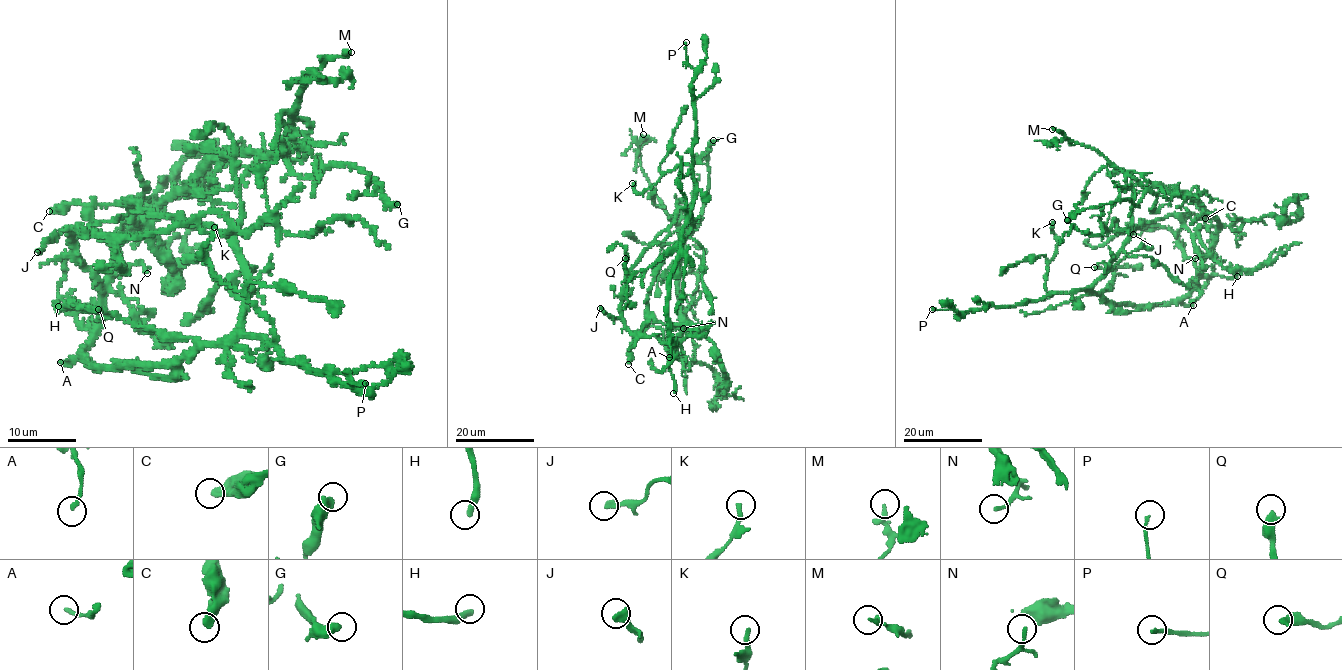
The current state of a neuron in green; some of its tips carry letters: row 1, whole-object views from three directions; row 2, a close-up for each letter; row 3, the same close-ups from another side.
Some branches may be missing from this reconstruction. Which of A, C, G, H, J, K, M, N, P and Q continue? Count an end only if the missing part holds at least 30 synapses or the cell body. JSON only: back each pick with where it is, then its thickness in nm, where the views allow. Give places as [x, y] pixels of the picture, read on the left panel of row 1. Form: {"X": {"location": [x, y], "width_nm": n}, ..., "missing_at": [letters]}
{"H": {"location": [58, 306], "width_nm": 340}, "missing_at": ["H"]}

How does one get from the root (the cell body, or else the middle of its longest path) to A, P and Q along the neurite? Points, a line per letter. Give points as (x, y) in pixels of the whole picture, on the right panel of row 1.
A: (1183, 297), (1181, 301), (1185, 305), (1193, 305)
P: (1183, 297), (1158, 305), (1115, 306), (1085, 288), (1013, 306), (959, 312), (932, 309)
Q: (1183, 297), (1158, 305), (1110, 305), (1103, 292), (1114, 274), (1109, 268), (1094, 267)

